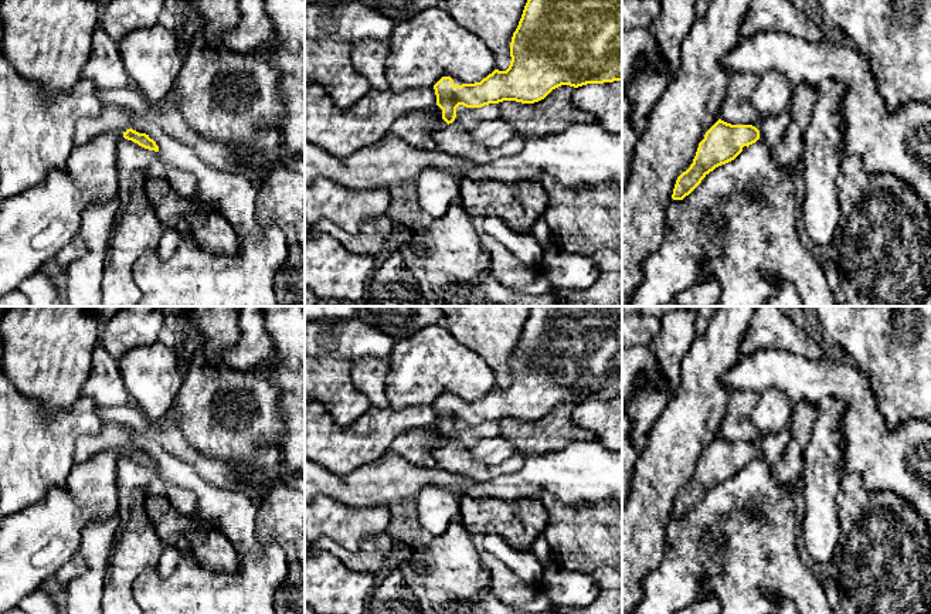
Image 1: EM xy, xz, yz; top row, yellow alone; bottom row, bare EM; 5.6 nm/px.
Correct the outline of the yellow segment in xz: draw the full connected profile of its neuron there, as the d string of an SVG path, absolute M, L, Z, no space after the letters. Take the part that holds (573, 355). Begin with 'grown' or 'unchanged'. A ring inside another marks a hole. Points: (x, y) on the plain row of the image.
grown; M531 306L512 355L510 374L506 389L495 387L480 400L455 403L451 394L442 394L434 403L436 423L431 430L449 442L459 423L534 421L561 403L622 398L622 306Z

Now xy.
grown; M132 445L123 451L105 450L74 465L64 488L51 488L38 503L0 520L0 614L17 607L77 554L81 533L89 522L108 520L118 512L116 464L122 455L159 469L149 452Z

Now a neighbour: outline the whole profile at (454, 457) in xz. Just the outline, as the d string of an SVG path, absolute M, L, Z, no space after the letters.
M449 441L446 445L435 451L436 464L444 471L461 474L478 482L492 481L495 478L516 474L523 468L526 457L521 454L513 455L496 465L482 464L473 459L469 447Z

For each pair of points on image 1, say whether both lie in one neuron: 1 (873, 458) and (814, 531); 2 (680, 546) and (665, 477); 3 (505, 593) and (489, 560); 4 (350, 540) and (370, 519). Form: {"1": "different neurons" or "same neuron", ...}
{"1": "different neurons", "2": "different neurons", "3": "same neuron", "4": "same neuron"}

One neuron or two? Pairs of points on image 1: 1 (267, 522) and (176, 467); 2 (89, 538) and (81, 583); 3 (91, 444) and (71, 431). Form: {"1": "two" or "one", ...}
{"1": "two", "2": "one", "3": "two"}

